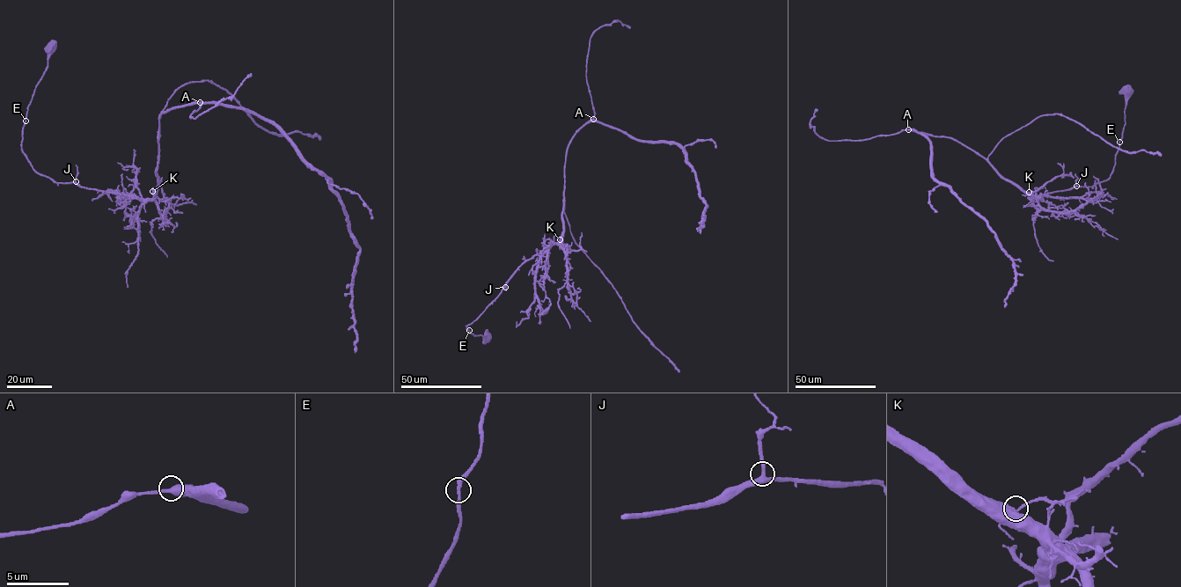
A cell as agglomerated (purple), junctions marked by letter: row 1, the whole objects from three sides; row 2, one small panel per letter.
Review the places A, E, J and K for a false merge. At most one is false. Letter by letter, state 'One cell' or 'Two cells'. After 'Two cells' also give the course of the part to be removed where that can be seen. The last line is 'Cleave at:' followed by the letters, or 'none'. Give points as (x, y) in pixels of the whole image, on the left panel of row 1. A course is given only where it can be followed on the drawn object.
A: One cell
E: One cell
J: One cell
K: One cell
Cleave at: none

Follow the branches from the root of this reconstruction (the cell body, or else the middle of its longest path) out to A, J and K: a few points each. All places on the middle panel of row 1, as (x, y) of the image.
A: (487, 338), (475, 335), (466, 326), (495, 299), (524, 263), (561, 243), (567, 147), (572, 137), (593, 119)
J: (487, 338), (475, 335), (466, 326), (478, 318), (505, 287)
K: (487, 338), (475, 335), (466, 326), (495, 299), (524, 263), (559, 245), (560, 239)

